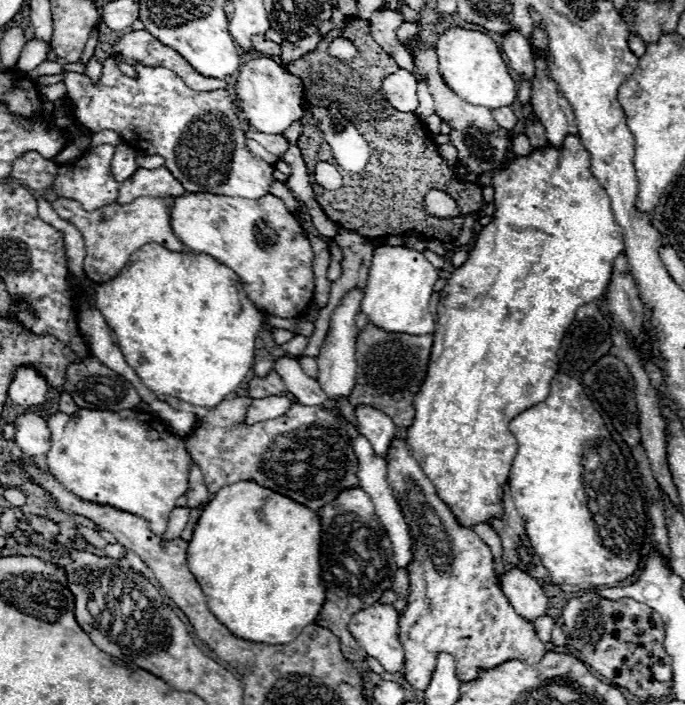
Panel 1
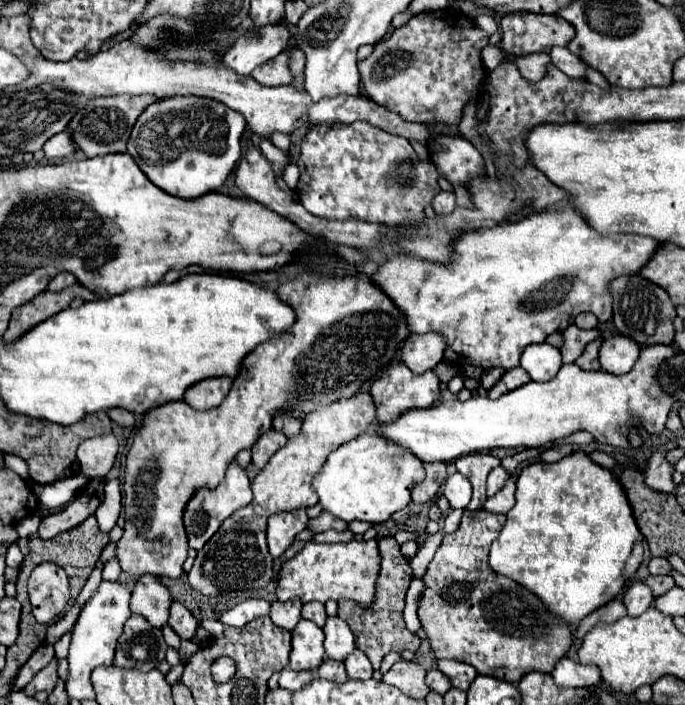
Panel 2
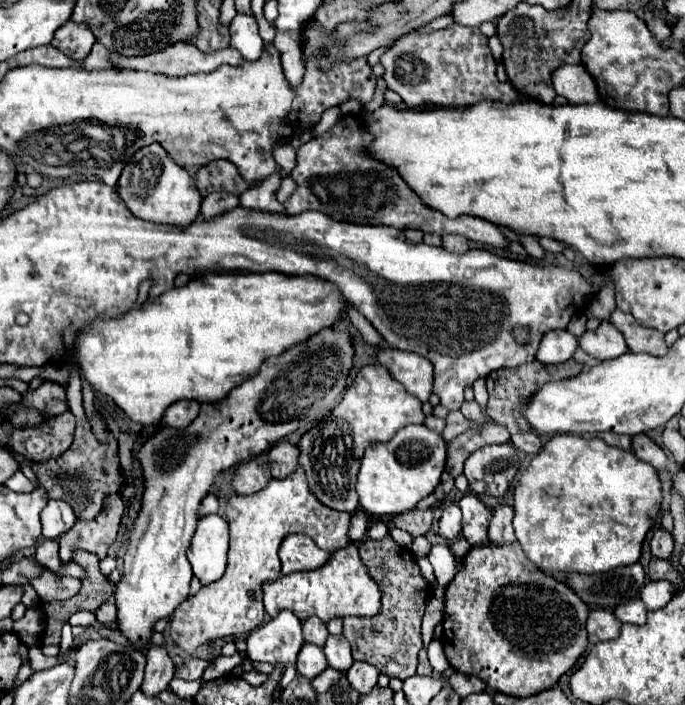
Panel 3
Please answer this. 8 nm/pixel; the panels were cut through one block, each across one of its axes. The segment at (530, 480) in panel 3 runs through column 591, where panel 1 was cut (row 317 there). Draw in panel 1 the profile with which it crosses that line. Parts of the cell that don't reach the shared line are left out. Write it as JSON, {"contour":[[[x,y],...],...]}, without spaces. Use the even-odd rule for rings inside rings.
{"contour":[[[568,134],[564,138],[562,148],[546,146],[540,150],[530,152],[528,156],[514,156],[506,162],[501,170],[493,172],[492,188],[494,188],[494,222],[484,226],[484,230],[476,236],[474,246],[468,254],[468,260],[452,272],[446,286],[440,290],[440,304],[438,304],[438,320],[434,330],[434,346],[430,354],[430,366],[426,374],[426,382],[422,384],[420,392],[414,397],[415,416],[412,426],[406,430],[406,444],[412,452],[412,456],[422,466],[424,474],[430,478],[430,482],[436,488],[436,494],[450,506],[450,510],[456,514],[458,522],[464,528],[472,528],[476,522],[488,522],[490,516],[502,516],[502,486],[508,480],[508,472],[516,454],[516,440],[508,430],[508,422],[522,414],[524,410],[532,408],[534,404],[542,402],[550,394],[550,382],[558,374],[558,362],[556,362],[556,350],[562,342],[564,332],[568,330],[570,322],[574,320],[574,314],[580,306],[588,302],[596,302],[604,296],[610,278],[612,278],[612,262],[616,256],[624,254],[624,240],[622,240],[622,228],[614,222],[614,216],[610,216],[610,200],[604,192],[604,188],[592,178],[590,172],[590,154],[586,152],[580,136]]]}

